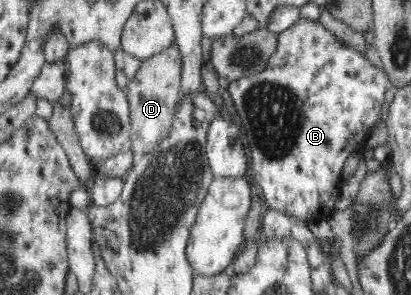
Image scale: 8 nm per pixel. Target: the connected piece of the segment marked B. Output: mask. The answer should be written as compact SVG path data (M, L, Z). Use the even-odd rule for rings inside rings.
M300 17L300 21L296 25L292 25L290 29L286 29L286 31L282 31L282 33L277 35L277 42L278 47L276 47L274 55L270 57L266 69L262 69L260 73L255 73L248 77L231 80L227 90L236 108L236 113L240 117L244 143L250 149L250 169L252 169L253 181L257 187L260 187L259 189L261 189L262 196L265 198L268 207L287 213L302 221L322 221L322 219L327 219L330 213L335 210L335 201L340 195L341 184L344 181L342 167L344 167L346 159L350 157L350 153L353 151L362 149L365 141L375 135L375 128L381 116L380 109L382 109L382 103L384 103L384 93L387 90L389 79L384 74L384 70L372 65L365 55L361 55L352 47L341 43L319 21L308 21L308 19Z

